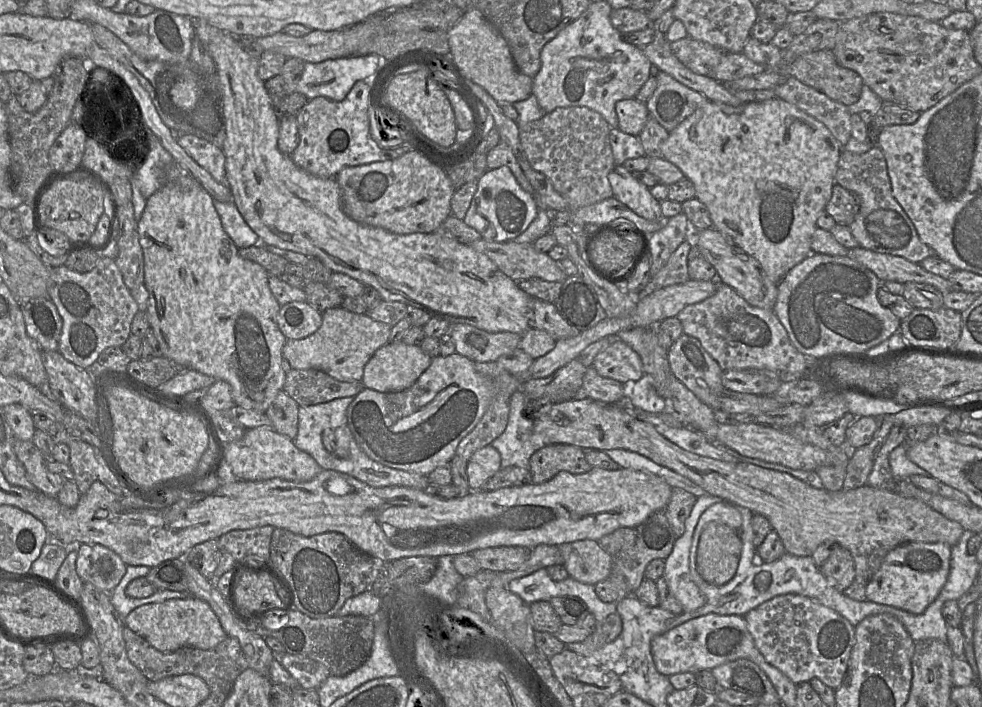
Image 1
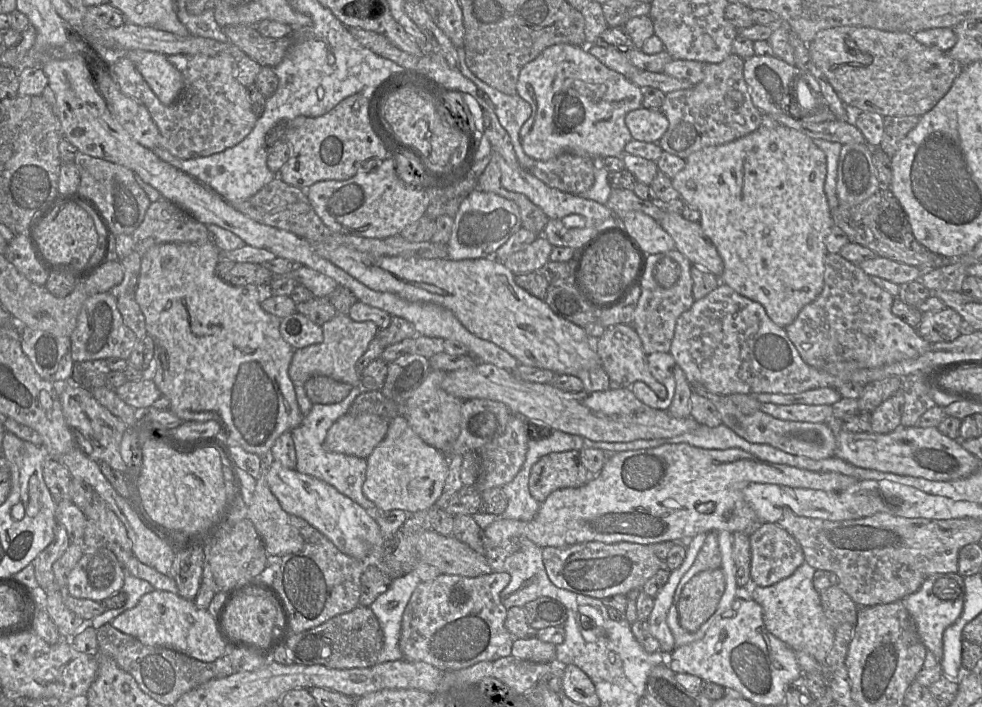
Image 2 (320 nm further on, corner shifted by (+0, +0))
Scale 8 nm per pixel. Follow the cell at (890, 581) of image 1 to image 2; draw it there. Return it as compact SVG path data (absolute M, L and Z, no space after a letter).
M936 573L929 576L916 592L901 600L916 626L921 642L938 662L943 657L943 632L960 617L964 597L962 576L958 573Z

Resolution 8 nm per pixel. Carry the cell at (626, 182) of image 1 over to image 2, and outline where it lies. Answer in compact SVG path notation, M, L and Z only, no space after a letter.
M641 211L626 213L621 222L646 254L663 253L676 248L674 240L659 222Z

